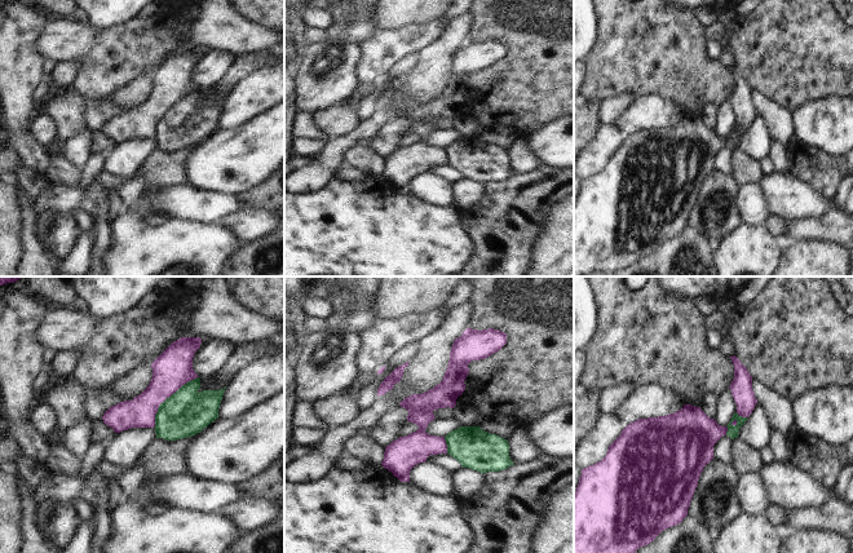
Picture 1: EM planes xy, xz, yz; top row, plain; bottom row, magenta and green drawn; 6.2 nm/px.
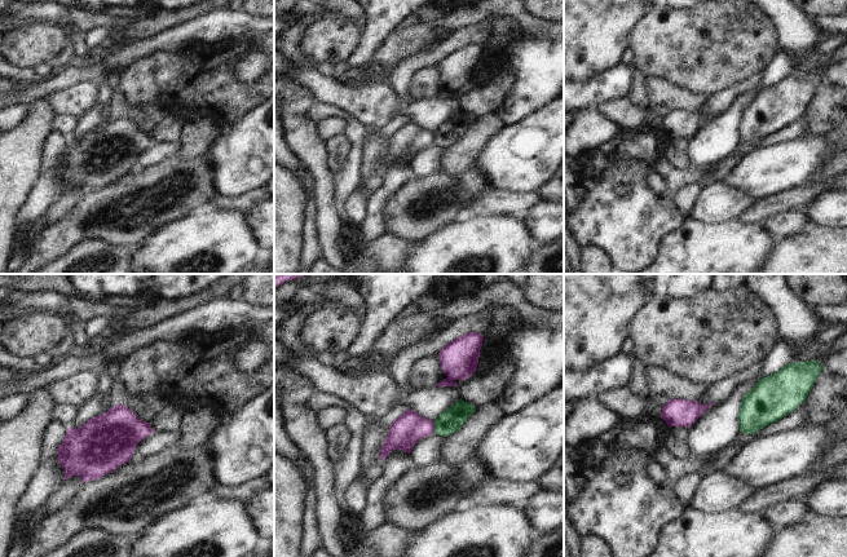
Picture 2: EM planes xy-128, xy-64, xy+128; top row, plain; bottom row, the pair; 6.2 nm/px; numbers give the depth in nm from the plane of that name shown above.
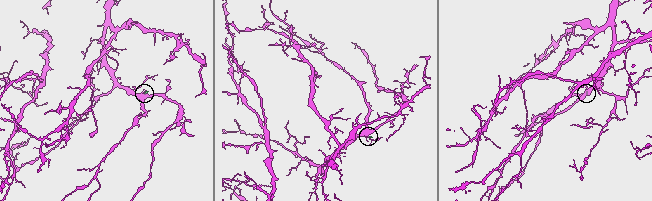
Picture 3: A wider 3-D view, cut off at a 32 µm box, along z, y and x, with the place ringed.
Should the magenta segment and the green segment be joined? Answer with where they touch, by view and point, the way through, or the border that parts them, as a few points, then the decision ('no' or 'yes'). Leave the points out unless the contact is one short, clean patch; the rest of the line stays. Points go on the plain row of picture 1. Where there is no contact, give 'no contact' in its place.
meets magenta in xy at (168, 107); border along xy (198, 87), (182, 94), (159, 116), (154, 136); no

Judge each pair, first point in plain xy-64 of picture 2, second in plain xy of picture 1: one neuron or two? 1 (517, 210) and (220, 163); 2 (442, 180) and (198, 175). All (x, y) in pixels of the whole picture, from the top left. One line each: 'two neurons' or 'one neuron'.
1: two neurons
2: two neurons

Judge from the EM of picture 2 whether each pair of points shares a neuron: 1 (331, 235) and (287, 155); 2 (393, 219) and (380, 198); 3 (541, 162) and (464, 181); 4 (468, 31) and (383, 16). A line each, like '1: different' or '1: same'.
1: different
2: different
3: different
4: different

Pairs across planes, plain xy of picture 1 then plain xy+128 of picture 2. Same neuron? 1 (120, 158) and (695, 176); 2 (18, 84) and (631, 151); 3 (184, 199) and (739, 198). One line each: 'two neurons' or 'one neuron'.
1: two neurons
2: two neurons
3: one neuron

